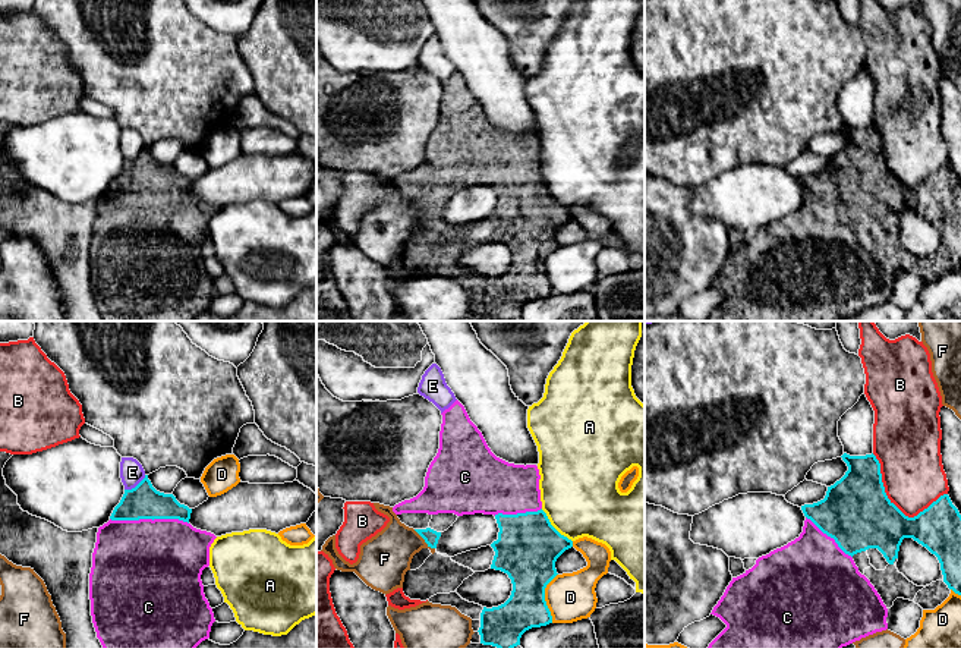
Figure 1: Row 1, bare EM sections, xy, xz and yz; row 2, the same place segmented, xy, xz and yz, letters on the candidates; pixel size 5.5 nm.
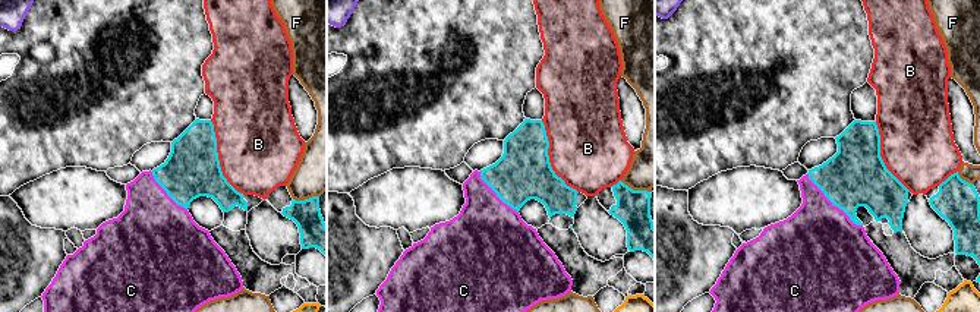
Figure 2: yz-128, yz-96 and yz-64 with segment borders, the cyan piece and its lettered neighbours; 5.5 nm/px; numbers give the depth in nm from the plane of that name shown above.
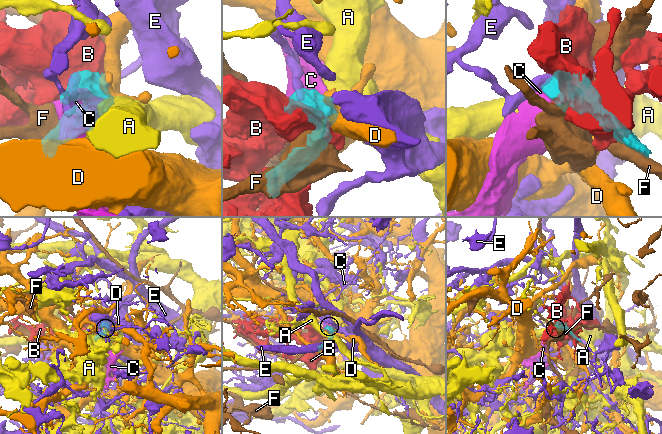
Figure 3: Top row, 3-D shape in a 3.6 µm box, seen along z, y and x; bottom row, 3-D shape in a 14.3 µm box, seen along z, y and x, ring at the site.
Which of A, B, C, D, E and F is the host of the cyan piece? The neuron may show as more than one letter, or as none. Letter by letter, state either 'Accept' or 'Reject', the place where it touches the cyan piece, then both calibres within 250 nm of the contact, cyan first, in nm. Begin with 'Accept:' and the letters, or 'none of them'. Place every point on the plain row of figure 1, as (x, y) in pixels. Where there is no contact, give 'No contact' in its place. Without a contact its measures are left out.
Accept: C
A: Reject. Touches cyan at xz (553, 198). Thickness 340 nm (cyan) against 440 nm
B: Reject. Touches cyan at yz (894, 176). Thickness 380 nm (cyan) against 340 nm
C: Accept. Touches cyan at xy (150, 189). Thickness 190 nm (cyan) against 480 nm
D: Reject. Touches cyan at xz (544, 270). Thickness 300 nm (cyan) against 260 nm
E: Reject. Touches cyan at xy (136, 157). Thickness 190 nm (cyan) against 130 nm
F: Reject. Touches cyan at xz (424, 210). Thickness 90 nm (cyan) against 280 nm

